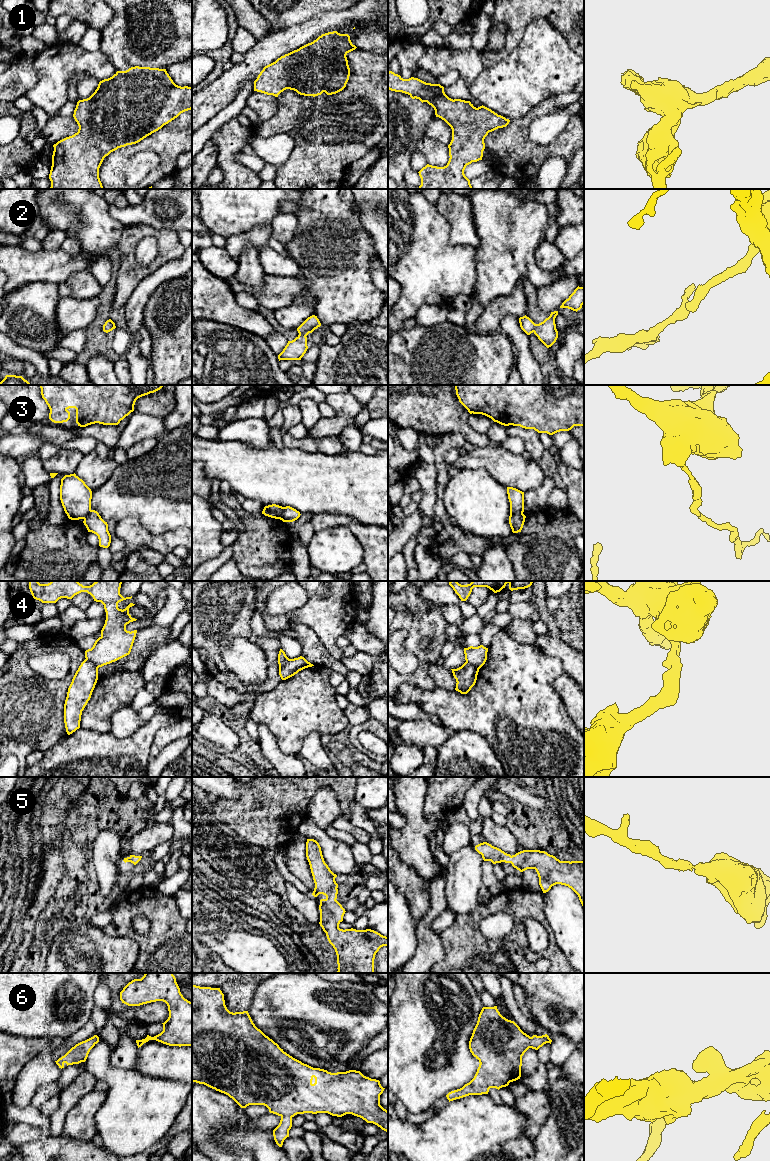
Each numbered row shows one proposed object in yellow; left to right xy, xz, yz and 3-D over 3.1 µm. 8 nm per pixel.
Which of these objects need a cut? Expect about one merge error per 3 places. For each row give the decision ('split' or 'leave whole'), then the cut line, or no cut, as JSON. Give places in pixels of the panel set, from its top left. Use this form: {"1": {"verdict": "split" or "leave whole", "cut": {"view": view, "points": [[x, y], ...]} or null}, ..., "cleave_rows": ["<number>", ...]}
{"1": {"verdict": "leave whole", "cut": null}, "2": {"verdict": "leave whole", "cut": null}, "3": {"verdict": "split", "cut": {"view": "xz", "points": [[284, 507], [281, 519]]}}, "4": {"verdict": "split", "cut": {"view": "yz", "points": [[466, 661], [479, 668]]}}, "5": {"verdict": "leave whole", "cut": null}, "6": {"verdict": "leave whole", "cut": null}, "cleave_rows": ["3", "4"]}

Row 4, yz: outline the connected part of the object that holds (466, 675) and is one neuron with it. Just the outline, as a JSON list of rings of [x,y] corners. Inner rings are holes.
[[[465,662],[461,667],[451,670],[457,682],[455,690],[467,694],[476,683],[479,668]]]

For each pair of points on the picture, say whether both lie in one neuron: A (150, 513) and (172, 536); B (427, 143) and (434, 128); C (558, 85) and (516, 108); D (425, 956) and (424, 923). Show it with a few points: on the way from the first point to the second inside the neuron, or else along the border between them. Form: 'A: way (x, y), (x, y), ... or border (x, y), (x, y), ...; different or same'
A: border (181, 527), (163, 533), (151, 533), (145, 529); different
B: border (425, 135), (447, 146); different
C: way (548, 85), (539, 85), (526, 98); same
D: way (425, 948), (424, 931); same

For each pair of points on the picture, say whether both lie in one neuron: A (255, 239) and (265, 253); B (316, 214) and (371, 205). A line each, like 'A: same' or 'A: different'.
A: different
B: different

